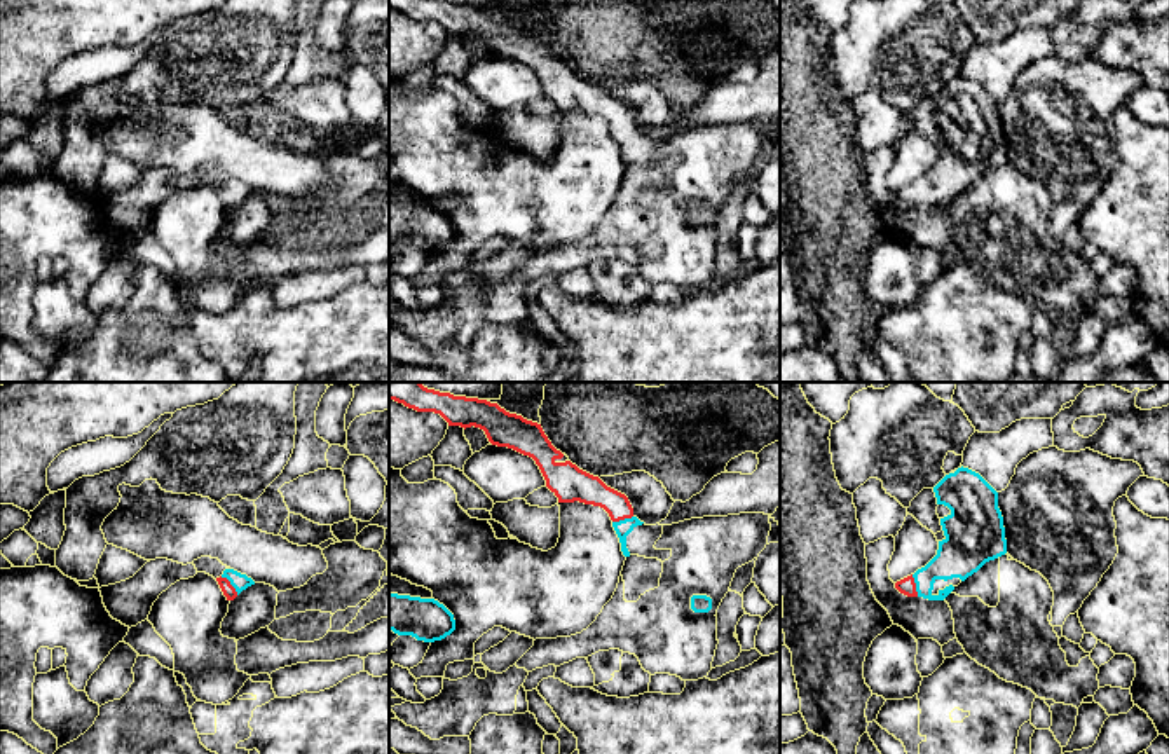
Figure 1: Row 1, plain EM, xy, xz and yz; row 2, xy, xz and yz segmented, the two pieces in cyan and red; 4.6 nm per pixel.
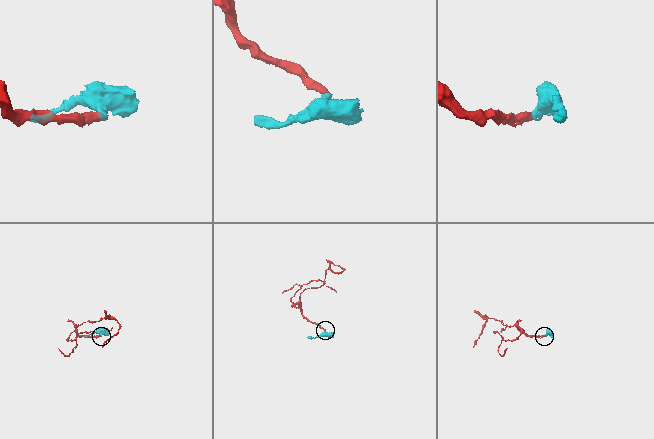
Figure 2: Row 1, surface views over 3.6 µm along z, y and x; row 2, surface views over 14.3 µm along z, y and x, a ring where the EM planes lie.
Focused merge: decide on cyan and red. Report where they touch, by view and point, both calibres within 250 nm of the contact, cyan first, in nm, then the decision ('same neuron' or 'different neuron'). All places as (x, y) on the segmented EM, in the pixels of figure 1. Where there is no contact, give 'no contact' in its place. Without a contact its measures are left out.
meets cyan in xy at (231, 583); 80 nm thick on the cyan side, 60 nm on the other; same neuron

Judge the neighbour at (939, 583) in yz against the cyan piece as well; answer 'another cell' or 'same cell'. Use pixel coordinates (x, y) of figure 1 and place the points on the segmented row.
same cell

